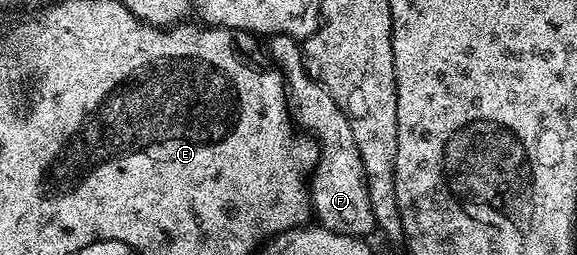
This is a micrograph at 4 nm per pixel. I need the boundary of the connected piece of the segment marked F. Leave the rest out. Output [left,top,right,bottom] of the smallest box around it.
[272,35,377,237]

